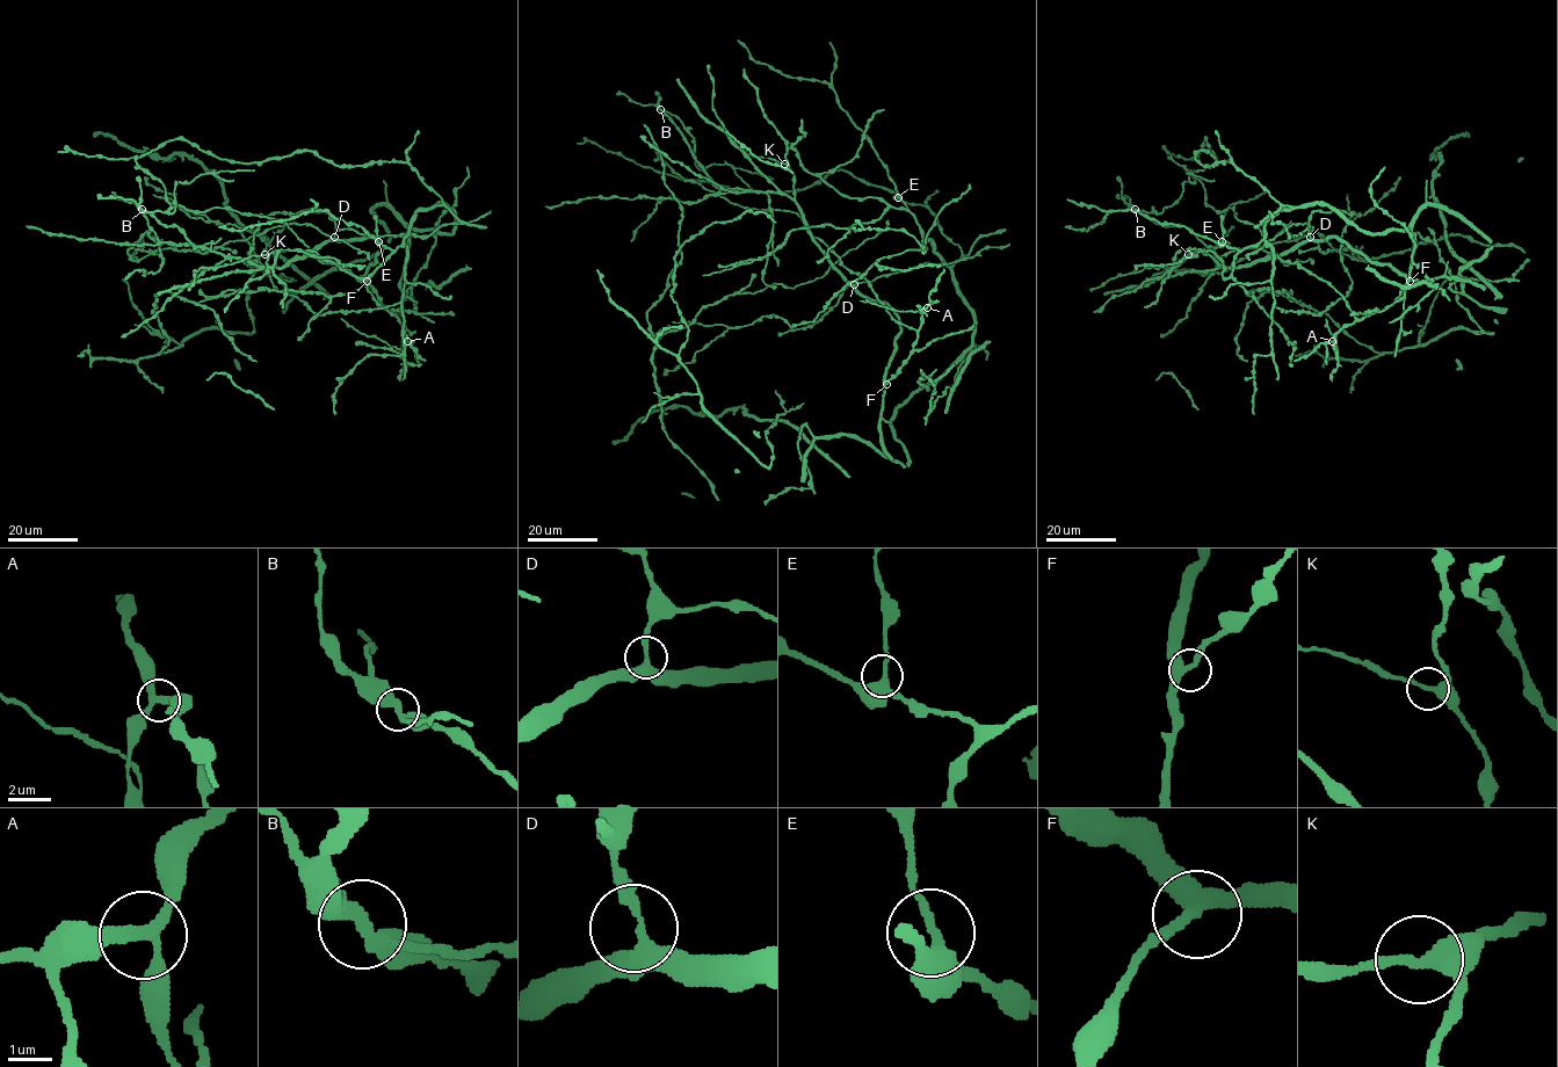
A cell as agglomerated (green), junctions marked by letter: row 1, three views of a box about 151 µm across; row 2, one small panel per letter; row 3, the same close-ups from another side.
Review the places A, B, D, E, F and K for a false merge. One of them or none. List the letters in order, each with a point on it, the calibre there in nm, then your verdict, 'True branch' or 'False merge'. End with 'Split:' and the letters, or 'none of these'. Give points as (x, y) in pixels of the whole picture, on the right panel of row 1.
A: Place: (1332, 341). Thickness 280 nm. True branch
B: Place: (1135, 209). Thickness 280 nm. False merge
D: Place: (1310, 237). Thickness 320 nm. True branch
E: Place: (1222, 241). Thickness 280 nm. True branch
F: Place: (1410, 281). Thickness 320 nm. True branch
K: Place: (1188, 254). Thickness 320 nm. True branch
Split: B

